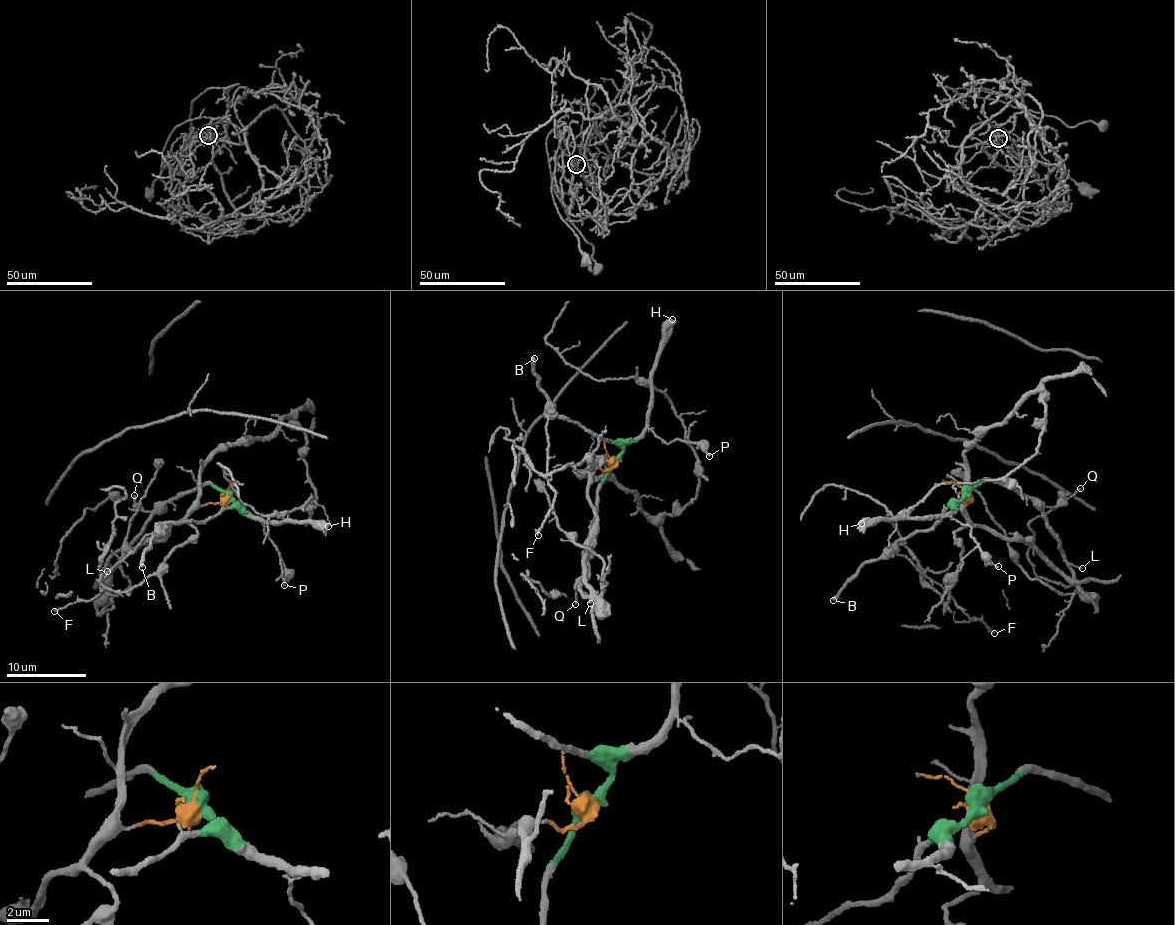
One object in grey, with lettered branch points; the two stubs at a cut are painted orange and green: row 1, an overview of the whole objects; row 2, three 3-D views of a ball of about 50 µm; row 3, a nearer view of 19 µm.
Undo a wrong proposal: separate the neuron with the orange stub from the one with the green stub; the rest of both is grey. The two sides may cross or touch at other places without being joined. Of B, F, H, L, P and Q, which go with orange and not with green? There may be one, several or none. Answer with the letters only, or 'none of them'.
none of them

